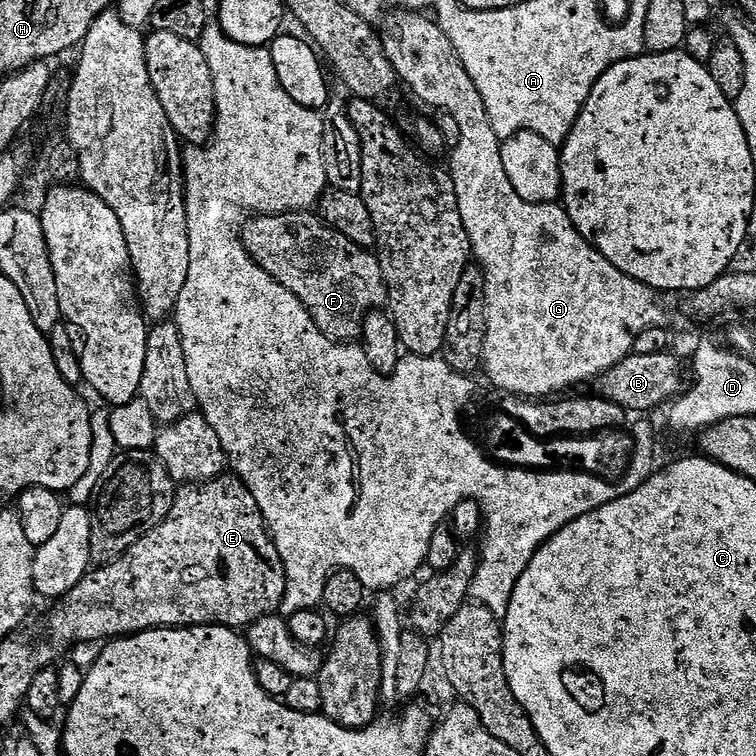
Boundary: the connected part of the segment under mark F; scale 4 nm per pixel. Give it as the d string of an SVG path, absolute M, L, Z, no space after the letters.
M305 210L256 214L249 220L243 225L242 239L250 258L306 306L318 330L331 340L355 341L365 314L387 305L388 288L375 255L329 228L319 215Z

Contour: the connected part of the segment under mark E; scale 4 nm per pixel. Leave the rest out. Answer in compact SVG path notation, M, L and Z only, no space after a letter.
M225 474L201 484L177 487L169 519L149 530L117 560L89 570L82 582L55 605L52 632L58 643L76 644L79 640L107 642L152 628L192 628L195 624L221 624L244 630L258 618L273 615L279 609L285 588L284 567L268 535L258 502L254 502L239 476Z

